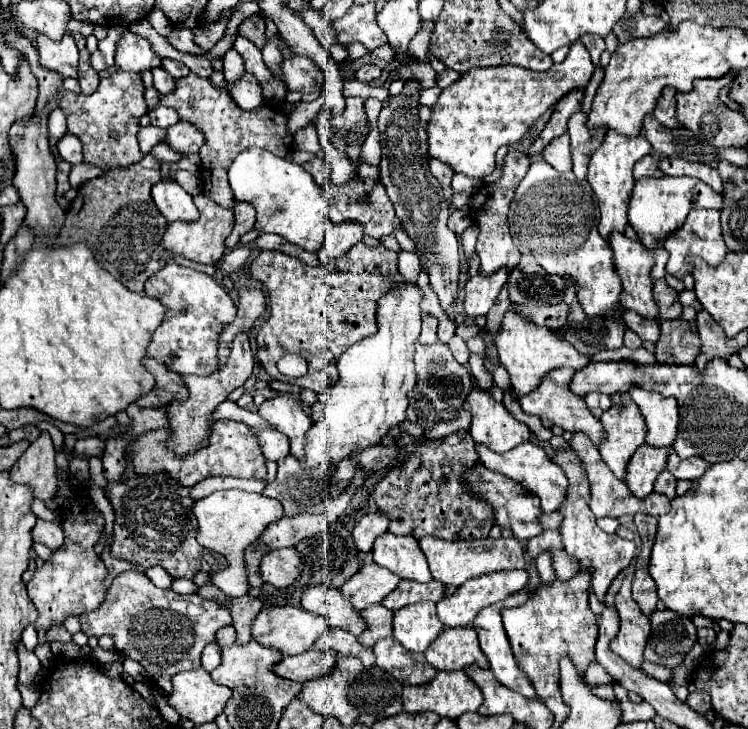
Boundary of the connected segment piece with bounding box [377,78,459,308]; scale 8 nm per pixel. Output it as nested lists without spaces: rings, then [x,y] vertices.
[[[409,78],[399,96],[389,98],[379,114],[377,126],[381,132],[381,180],[387,188],[397,216],[403,222],[405,232],[417,246],[417,256],[421,258],[423,270],[429,272],[431,288],[437,294],[443,308],[449,308],[457,298],[457,278],[459,278],[459,242],[457,236],[447,228],[449,206],[443,198],[443,190],[437,178],[429,172],[427,162],[427,132],[419,118],[419,80]]]

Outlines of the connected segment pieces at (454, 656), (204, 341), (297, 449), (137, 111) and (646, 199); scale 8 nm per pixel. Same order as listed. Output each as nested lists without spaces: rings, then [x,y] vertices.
[[[471,626],[447,628],[425,650],[425,658],[437,670],[463,670],[471,664],[477,664],[479,668],[489,668],[489,660],[481,652],[477,632]]]
[[[175,262],[165,264],[147,280],[145,294],[167,306],[163,324],[153,334],[149,356],[167,364],[169,368],[175,368],[179,374],[209,376],[215,372],[219,332],[231,324],[231,318],[235,318],[237,312],[231,296],[211,276],[179,266]]]
[[[279,394],[259,406],[259,414],[283,432],[291,442],[291,456],[303,460],[303,440],[311,428],[311,418],[303,412],[301,402],[291,394]]]
[[[113,72],[109,78],[103,78],[97,92],[91,96],[65,92],[59,108],[67,116],[67,130],[83,142],[83,162],[89,166],[103,168],[103,174],[109,170],[123,170],[129,164],[137,164],[143,154],[137,144],[137,132],[141,128],[139,118],[145,114],[145,86],[141,74],[135,72]]]
[[[689,176],[641,178],[633,188],[633,196],[629,204],[629,224],[637,232],[641,244],[647,246],[649,250],[655,250],[657,242],[663,242],[671,232],[675,232],[675,228],[683,226],[683,220],[693,208],[723,210],[723,196],[707,188],[707,184],[703,184],[701,180]]]

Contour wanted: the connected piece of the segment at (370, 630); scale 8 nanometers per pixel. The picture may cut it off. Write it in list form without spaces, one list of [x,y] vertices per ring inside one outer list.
[[[373,604],[361,612],[361,618],[365,620],[367,628],[359,636],[359,644],[363,646],[373,646],[379,638],[387,638],[393,632],[393,612],[389,612],[381,604]]]

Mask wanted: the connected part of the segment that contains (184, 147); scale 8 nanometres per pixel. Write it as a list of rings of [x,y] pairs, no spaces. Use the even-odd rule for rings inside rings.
[[[179,122],[175,126],[171,126],[167,130],[165,136],[167,144],[171,148],[175,148],[179,154],[191,154],[191,152],[199,152],[199,148],[203,146],[203,134],[197,132],[197,128],[193,124],[187,122]]]

